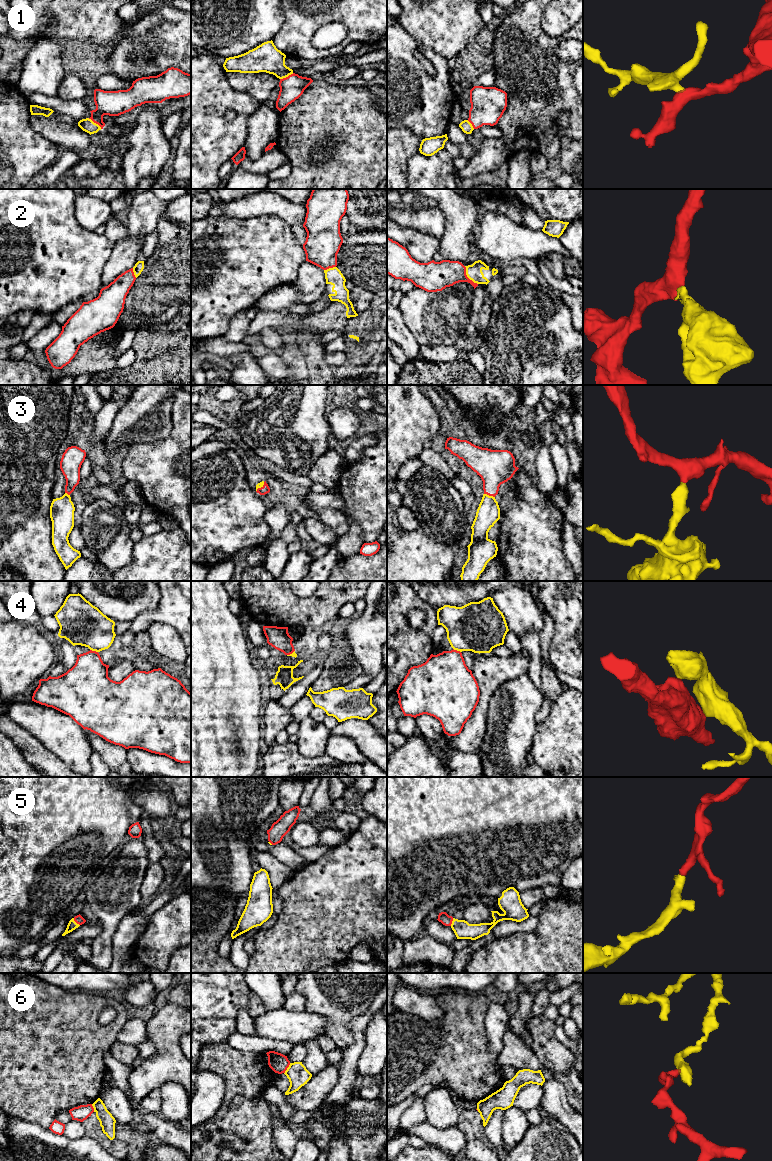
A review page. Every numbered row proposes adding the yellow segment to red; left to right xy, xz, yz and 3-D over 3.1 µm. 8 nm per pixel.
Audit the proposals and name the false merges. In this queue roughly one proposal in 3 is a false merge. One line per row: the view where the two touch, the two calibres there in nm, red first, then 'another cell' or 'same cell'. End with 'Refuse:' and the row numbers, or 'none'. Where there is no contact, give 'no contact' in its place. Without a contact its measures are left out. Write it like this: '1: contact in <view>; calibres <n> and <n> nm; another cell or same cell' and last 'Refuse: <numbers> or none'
1: contact in xy; calibres 200 and 110 nm; same cell
2: contact in yz; calibres 240 and 130 nm; same cell
3: contact in yz; calibres 280 and 190 nm; same cell
4: contact in xy; calibres 340 and 340 nm; another cell
5: contact in xy; calibres 70 and 80 nm; same cell
6: contact in xz; calibres 150 and 170 nm; another cell
Refuse: 4, 6

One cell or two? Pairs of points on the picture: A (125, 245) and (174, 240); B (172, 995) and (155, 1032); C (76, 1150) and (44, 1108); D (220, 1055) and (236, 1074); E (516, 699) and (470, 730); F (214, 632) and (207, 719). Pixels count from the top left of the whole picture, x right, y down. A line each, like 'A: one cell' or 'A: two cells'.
A: two cells
B: two cells
C: two cells
D: one cell
E: two cells
F: one cell

